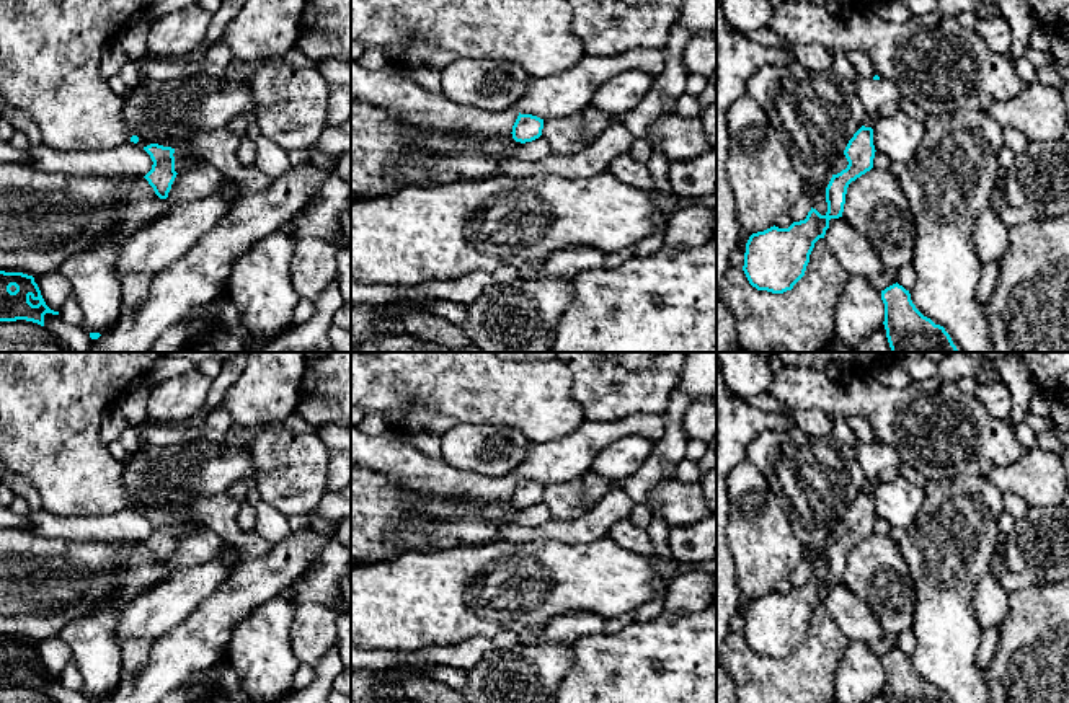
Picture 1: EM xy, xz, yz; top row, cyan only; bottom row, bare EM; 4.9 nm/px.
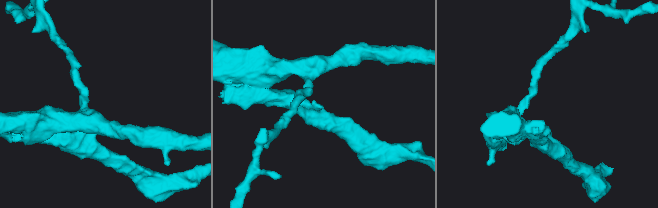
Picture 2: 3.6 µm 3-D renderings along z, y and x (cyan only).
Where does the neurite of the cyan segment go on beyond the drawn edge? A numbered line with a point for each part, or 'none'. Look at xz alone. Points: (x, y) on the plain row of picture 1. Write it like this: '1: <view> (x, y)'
none

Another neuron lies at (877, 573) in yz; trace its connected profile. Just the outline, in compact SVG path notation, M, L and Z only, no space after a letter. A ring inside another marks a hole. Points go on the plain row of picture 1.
M872 533L847 553L842 582L872 607L885 633L912 628L916 590L909 566L889 535Z

